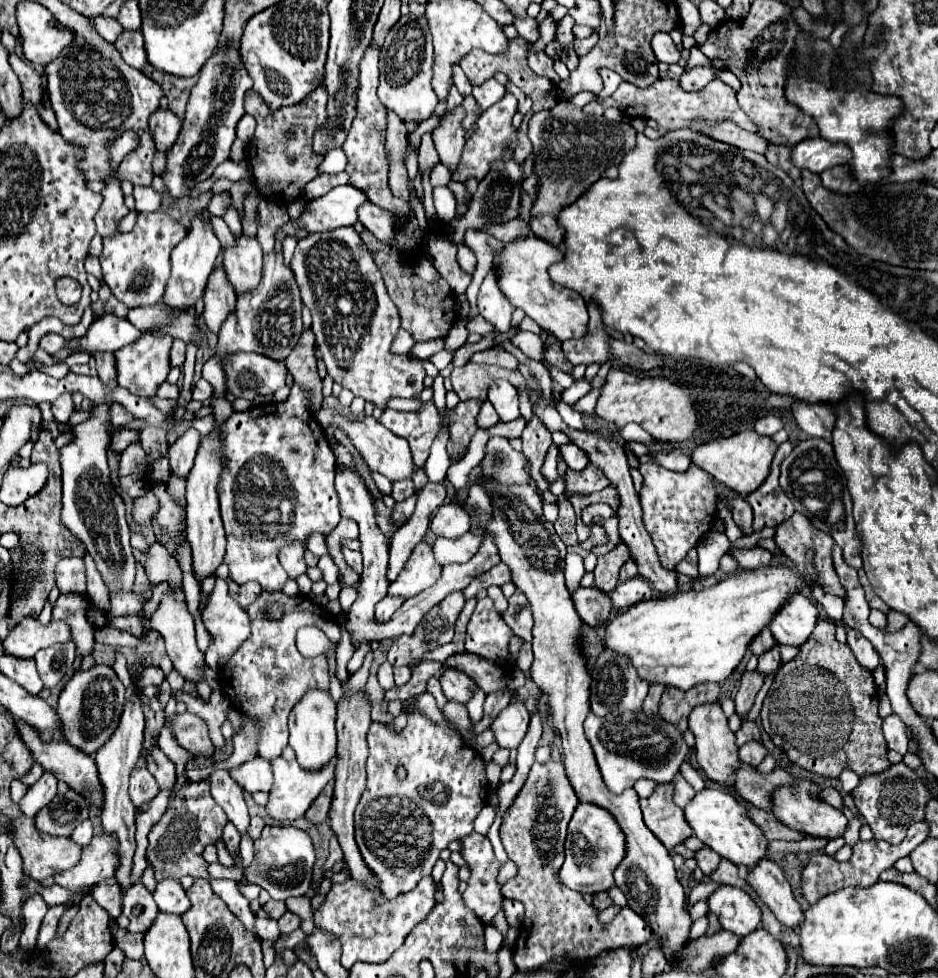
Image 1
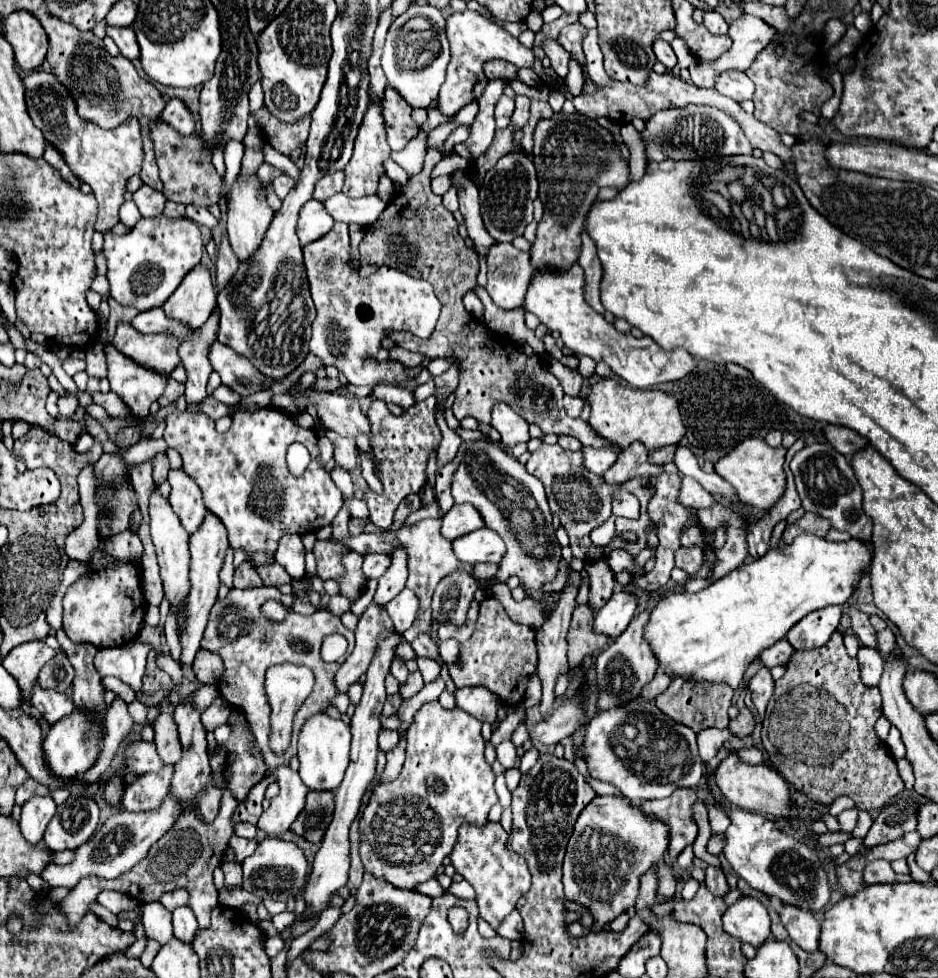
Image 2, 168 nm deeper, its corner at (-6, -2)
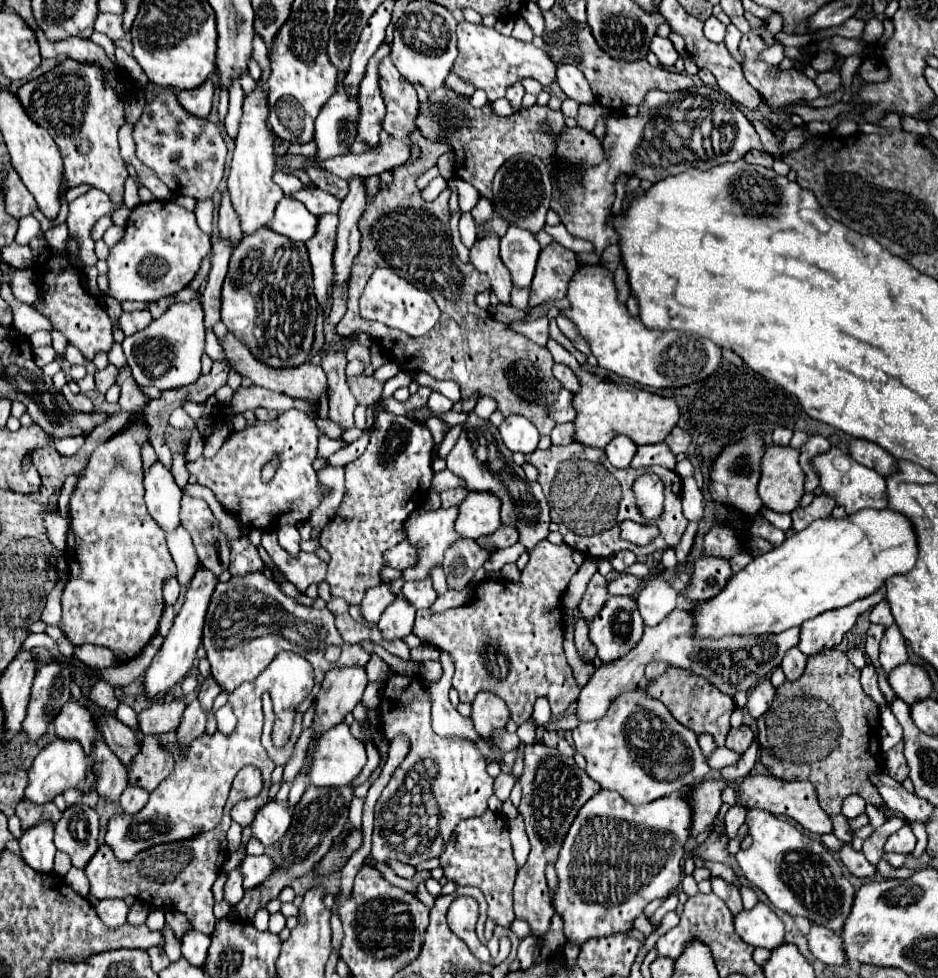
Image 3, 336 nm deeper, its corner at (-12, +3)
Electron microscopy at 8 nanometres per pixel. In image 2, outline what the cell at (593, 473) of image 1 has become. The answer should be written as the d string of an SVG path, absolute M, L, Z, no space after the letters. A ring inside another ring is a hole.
M633 442L631 446L623 448L615 460L615 464L603 474L605 482L611 486L621 486L623 482L635 476L657 476L661 472L677 472L675 464L651 464L647 460L647 448L641 442Z

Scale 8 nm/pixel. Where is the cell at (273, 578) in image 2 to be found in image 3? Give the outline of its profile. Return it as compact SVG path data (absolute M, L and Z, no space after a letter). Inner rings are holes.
M287 411L281 417L255 425L247 425L245 431L233 433L213 459L199 457L187 465L187 471L197 477L199 485L209 487L217 501L235 515L247 527L273 527L273 525L297 525L311 517L311 511L321 503L317 487L317 475L311 467L313 453L317 453L319 429L303 411ZM273 457L279 457L279 467L271 483L261 481L261 469Z

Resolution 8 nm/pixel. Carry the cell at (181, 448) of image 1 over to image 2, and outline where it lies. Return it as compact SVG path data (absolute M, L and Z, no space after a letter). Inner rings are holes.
M169 470L167 482L171 484L171 494L169 494L169 504L173 512L179 516L183 528L193 534L199 524L205 518L205 504L201 498L201 490L197 488L195 480L183 470Z

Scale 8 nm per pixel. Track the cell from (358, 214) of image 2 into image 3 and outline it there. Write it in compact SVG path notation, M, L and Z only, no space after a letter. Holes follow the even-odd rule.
M299 189L297 193L291 195L291 199L301 201L307 211L313 215L323 215L323 213L337 213L339 211L339 199L331 197L331 193L323 193L321 189Z

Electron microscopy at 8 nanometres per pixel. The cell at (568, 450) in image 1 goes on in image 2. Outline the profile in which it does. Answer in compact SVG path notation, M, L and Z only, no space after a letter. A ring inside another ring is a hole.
M583 448L583 468L587 468L593 474L603 474L615 460L619 450L595 450L595 448Z

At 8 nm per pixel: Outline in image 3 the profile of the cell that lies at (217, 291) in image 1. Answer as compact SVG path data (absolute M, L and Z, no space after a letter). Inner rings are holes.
M227 191L221 193L221 205L219 205L219 233L221 237L227 237L233 245L239 243L239 237L243 237L239 227L239 215L235 213L231 205L231 197Z

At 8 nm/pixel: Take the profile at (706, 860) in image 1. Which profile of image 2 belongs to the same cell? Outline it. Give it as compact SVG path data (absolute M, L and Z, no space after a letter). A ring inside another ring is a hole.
M709 866L705 870L705 886L715 894L715 896L725 896L727 894L727 878L719 866Z

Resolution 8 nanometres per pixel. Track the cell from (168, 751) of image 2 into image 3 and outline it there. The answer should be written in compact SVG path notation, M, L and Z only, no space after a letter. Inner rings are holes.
M145 737L139 755L125 769L129 785L143 787L151 793L165 777L171 775L171 757L159 749L157 737Z

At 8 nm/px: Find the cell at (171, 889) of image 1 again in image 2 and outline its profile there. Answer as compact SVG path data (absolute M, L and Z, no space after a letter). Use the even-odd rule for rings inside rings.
M179 906L173 910L173 930L175 938L183 938L185 942L191 942L193 934L197 932L197 918L189 906Z

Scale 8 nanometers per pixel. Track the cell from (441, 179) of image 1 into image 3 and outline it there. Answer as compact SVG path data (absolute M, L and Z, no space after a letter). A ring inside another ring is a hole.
M435 177L435 179L421 191L421 195L423 195L425 201L433 201L433 199L437 199L437 195L439 195L445 187L447 187L447 181L445 181L443 177Z

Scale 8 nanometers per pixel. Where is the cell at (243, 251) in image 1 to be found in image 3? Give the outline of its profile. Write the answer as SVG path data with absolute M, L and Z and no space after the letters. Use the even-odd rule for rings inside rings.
M257 83L257 87L251 93L247 93L245 101L243 101L243 115L241 115L241 123L239 123L239 133L235 137L231 171L227 177L227 189L231 193L231 201L235 205L237 215L241 217L241 229L247 235L255 233L271 219L275 205L283 197L281 187L275 185L271 179L275 173L275 153L273 153L275 137L269 129L267 115L269 115L267 97L263 93L261 83Z

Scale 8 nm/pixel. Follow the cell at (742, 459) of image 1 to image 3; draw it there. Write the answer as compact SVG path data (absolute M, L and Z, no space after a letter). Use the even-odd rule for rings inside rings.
M773 445L763 457L759 497L763 505L777 513L793 513L801 507L805 473L799 465L799 449Z

